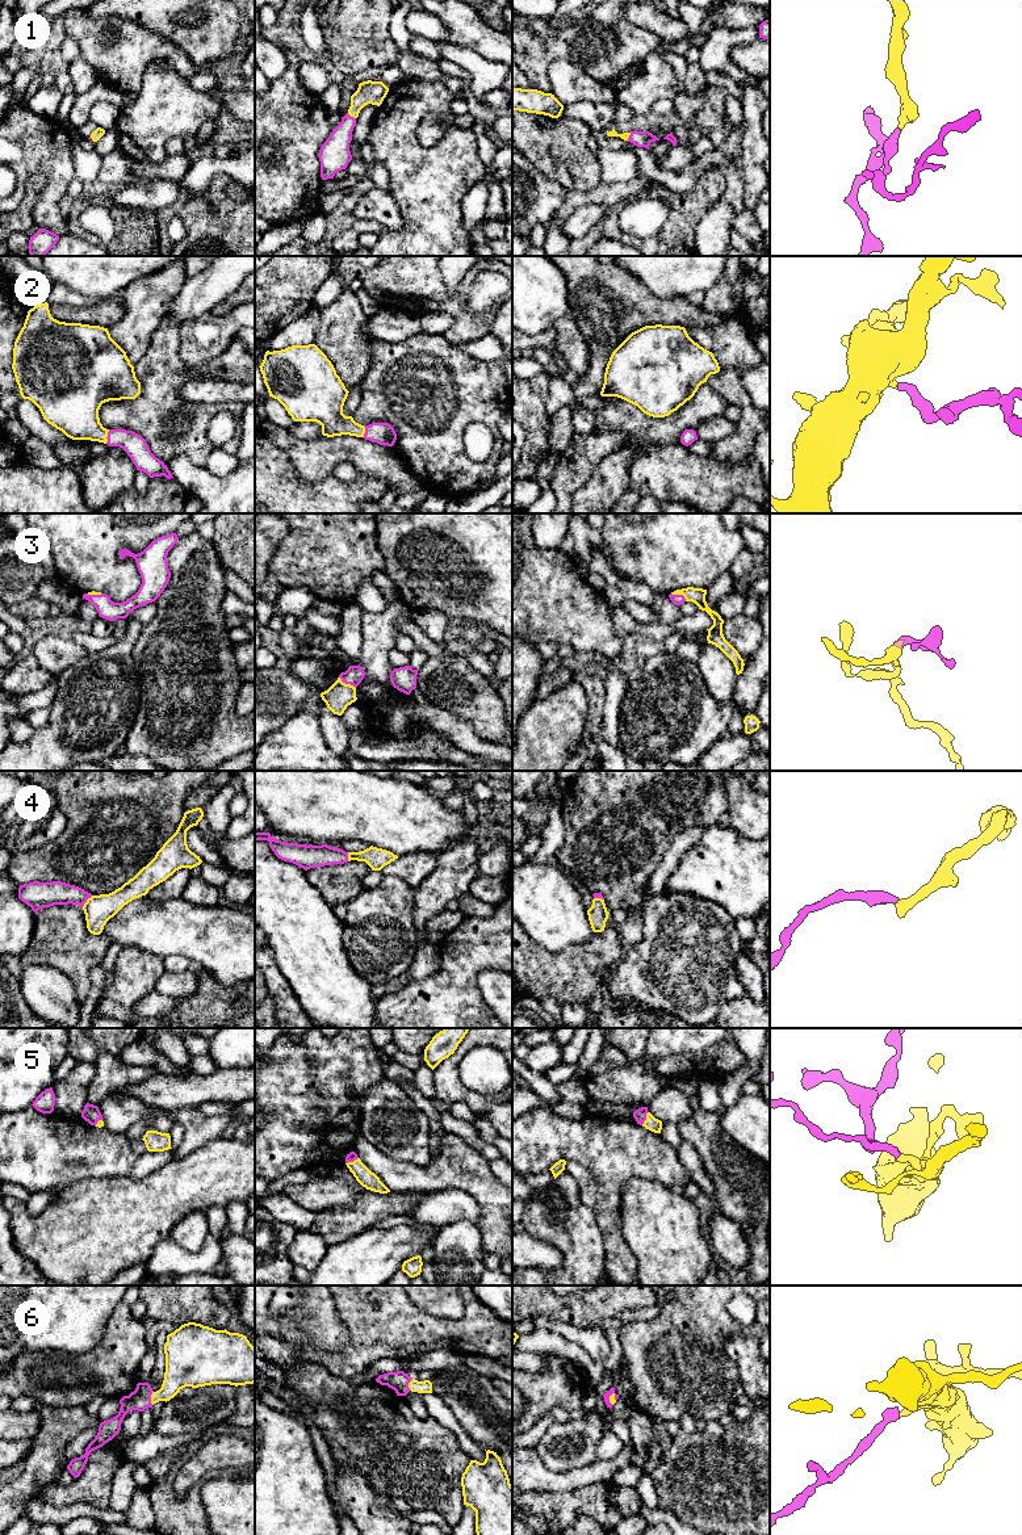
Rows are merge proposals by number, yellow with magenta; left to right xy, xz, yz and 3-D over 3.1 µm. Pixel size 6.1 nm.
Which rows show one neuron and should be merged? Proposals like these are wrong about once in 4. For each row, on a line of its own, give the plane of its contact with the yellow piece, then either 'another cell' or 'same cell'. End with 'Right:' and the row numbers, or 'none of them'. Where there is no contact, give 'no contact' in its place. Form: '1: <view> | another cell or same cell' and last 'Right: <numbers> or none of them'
1: xz | same cell
2: xy | same cell
3: xz | same cell
4: xy | same cell
5: yz | same cell
6: xy | same cell
Right: 1, 2, 3, 4, 5, 6

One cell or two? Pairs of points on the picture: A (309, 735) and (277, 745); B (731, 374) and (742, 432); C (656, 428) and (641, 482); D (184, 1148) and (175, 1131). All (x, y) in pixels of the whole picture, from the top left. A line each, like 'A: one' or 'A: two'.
A: one
B: one
C: two
D: two

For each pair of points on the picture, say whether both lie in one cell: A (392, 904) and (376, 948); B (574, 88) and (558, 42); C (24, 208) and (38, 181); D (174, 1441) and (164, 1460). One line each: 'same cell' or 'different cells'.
A: same cell
B: different cells
C: same cell
D: different cells

